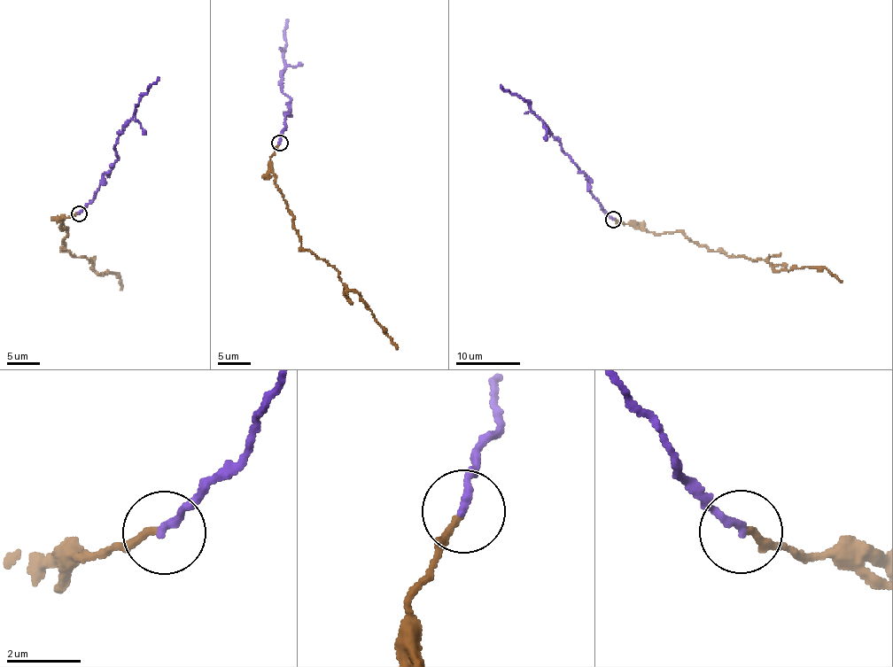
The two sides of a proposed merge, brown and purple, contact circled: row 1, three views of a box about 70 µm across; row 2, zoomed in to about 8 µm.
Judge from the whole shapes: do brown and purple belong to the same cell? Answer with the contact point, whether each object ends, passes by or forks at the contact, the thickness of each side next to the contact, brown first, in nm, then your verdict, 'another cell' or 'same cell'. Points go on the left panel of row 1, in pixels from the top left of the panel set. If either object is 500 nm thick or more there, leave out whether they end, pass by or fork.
(79, 213) | brown ends | purple ends | 180/200 nm | same cell

